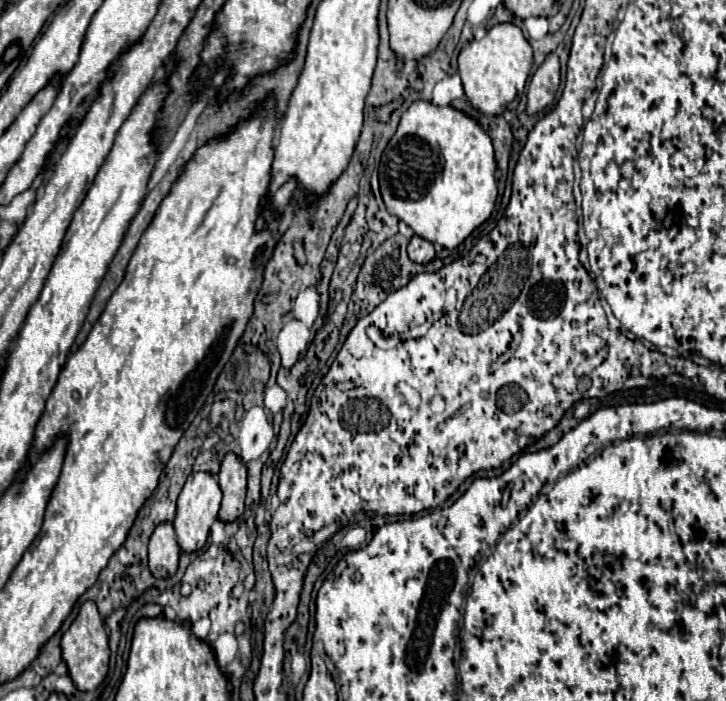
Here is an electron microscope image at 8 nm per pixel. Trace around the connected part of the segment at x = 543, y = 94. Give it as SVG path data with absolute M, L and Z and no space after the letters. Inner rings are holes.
M548 54L544 64L530 78L526 114L532 116L550 106L554 102L558 86L560 86L560 62L556 54Z

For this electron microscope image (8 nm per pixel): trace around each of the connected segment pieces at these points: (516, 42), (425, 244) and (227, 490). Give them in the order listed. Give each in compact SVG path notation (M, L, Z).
M514 24L492 26L482 40L472 40L458 56L458 74L464 94L472 108L486 116L502 114L510 102L524 94L524 86L532 68L532 48L522 30Z
M412 236L412 238L410 238L410 242L408 242L408 258L410 258L412 262L428 264L434 256L436 256L434 246L432 246L428 240L418 238L418 236Z
M226 454L218 472L218 484L222 490L222 504L218 518L222 522L234 522L244 512L246 496L246 466L236 454Z

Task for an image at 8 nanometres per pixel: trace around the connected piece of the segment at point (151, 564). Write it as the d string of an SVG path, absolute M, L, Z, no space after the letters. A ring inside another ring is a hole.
M172 524L156 526L148 544L148 568L156 578L168 578L176 574L180 550L174 538ZM164 570L164 572L160 572Z

